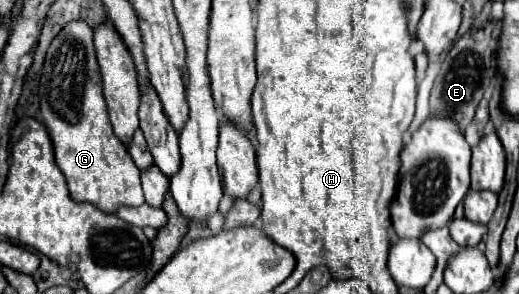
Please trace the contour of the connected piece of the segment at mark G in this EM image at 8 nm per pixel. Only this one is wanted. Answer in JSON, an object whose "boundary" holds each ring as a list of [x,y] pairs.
{"boundary":[[[70,21],[50,43],[38,87],[40,113],[54,143],[56,163],[66,177],[74,201],[88,201],[106,213],[120,205],[138,207],[144,203],[140,171],[130,161],[130,153],[116,139],[106,101],[102,95],[102,77],[96,63],[92,27],[82,21]]]}

